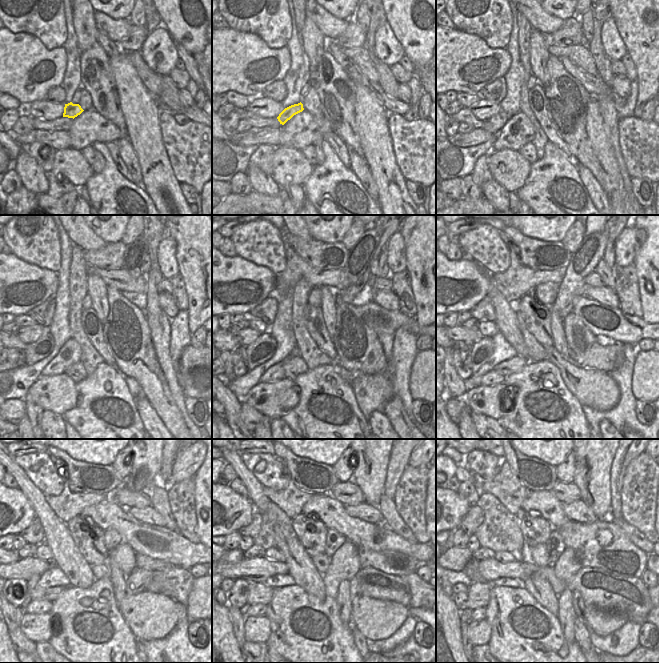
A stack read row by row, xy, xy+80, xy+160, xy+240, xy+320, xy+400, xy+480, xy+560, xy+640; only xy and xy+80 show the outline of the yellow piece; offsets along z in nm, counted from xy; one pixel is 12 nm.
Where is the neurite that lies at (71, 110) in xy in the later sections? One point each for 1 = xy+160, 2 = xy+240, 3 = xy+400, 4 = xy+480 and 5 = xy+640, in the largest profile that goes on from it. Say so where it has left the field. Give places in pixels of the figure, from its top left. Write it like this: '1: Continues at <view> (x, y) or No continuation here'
1: Continues at xy+160 (494, 124)
2: Continues at xy+240 (43, 347)
3: Continues at xy+400 (481, 351)
4: Continues at xy+480 (32, 582)
5: Continues at xy+640 (465, 615)

